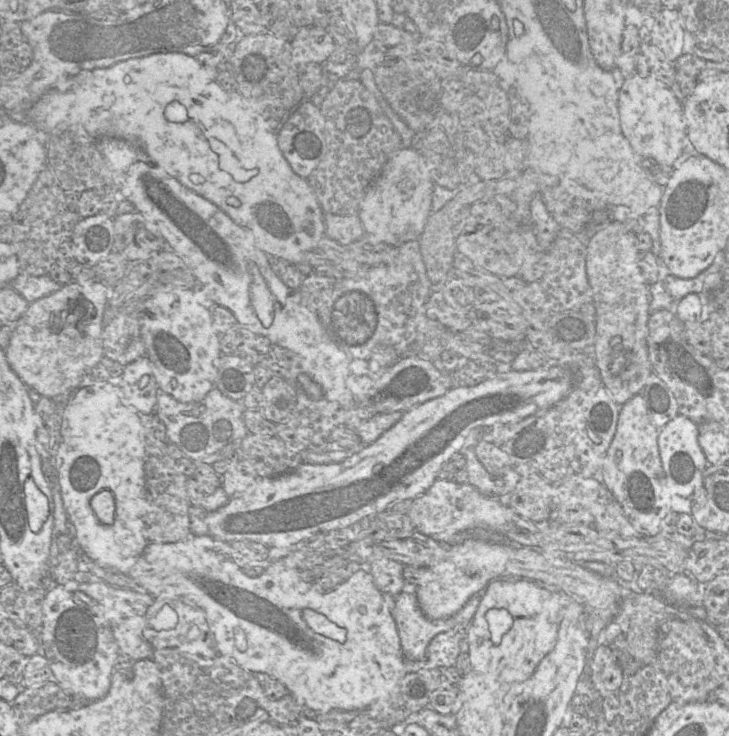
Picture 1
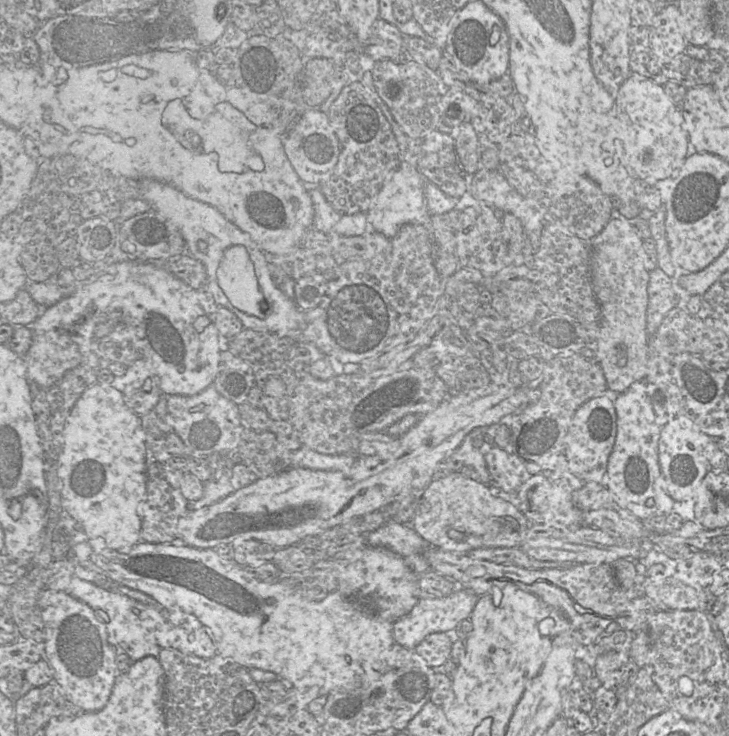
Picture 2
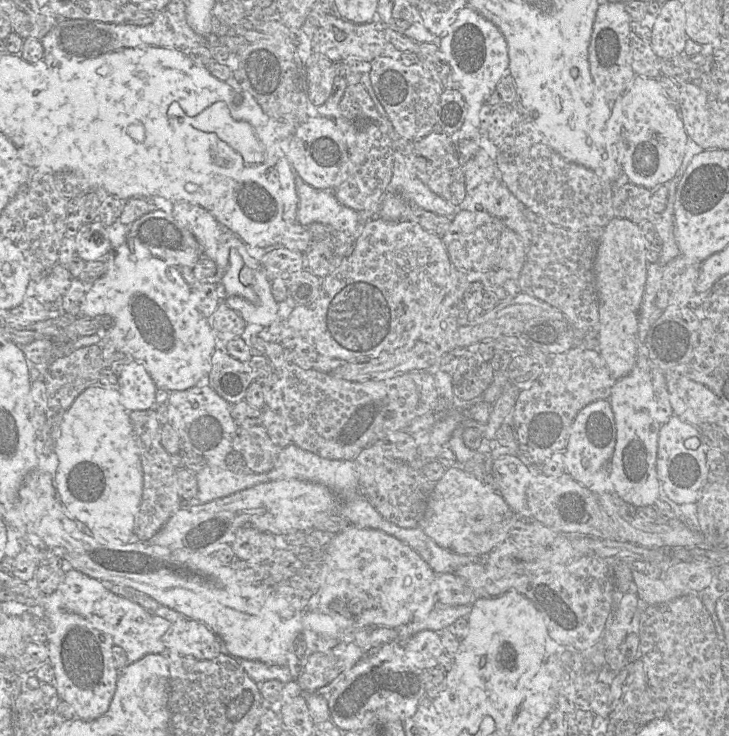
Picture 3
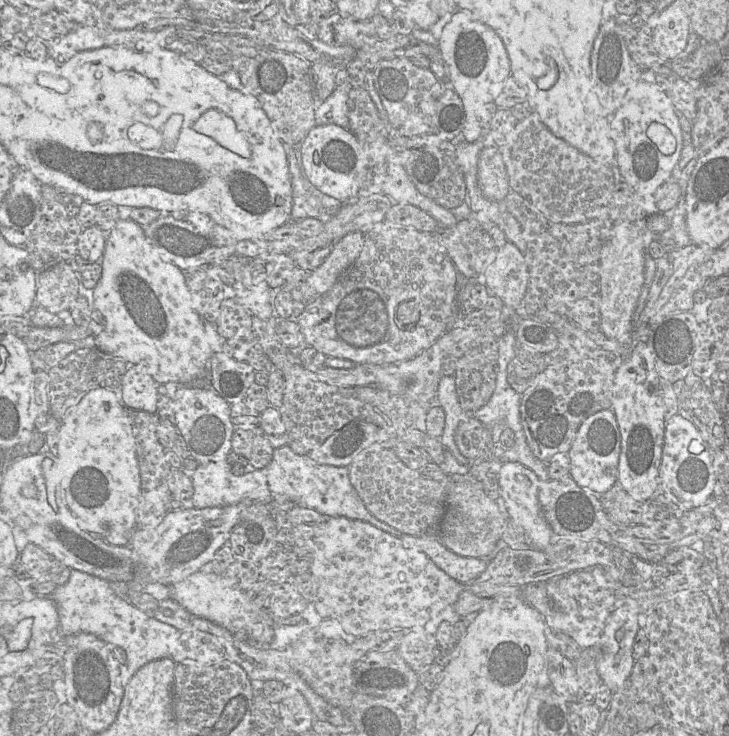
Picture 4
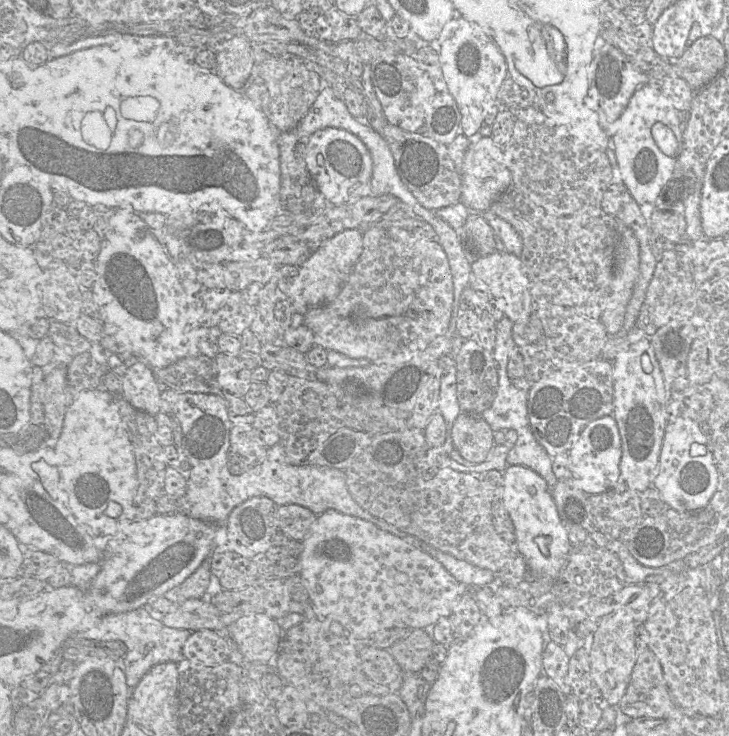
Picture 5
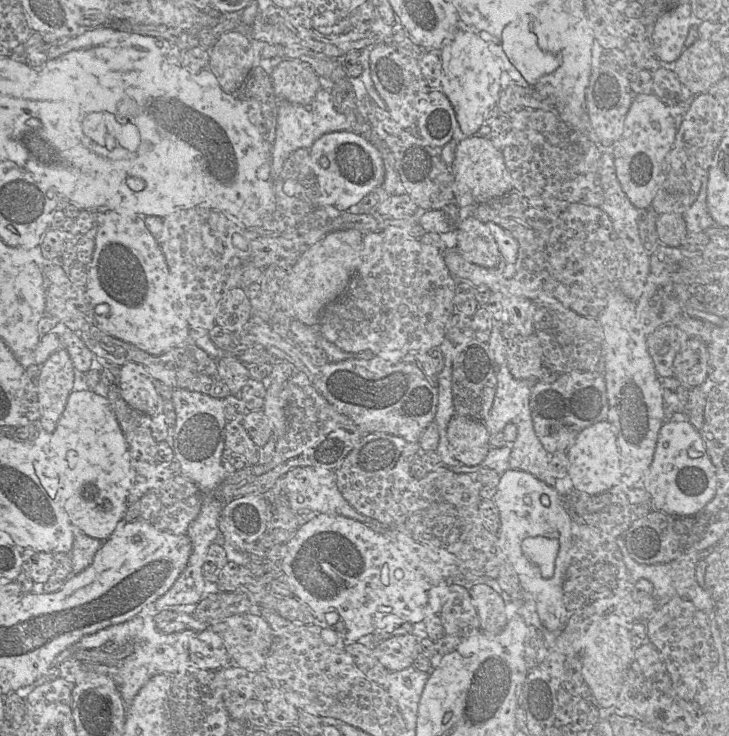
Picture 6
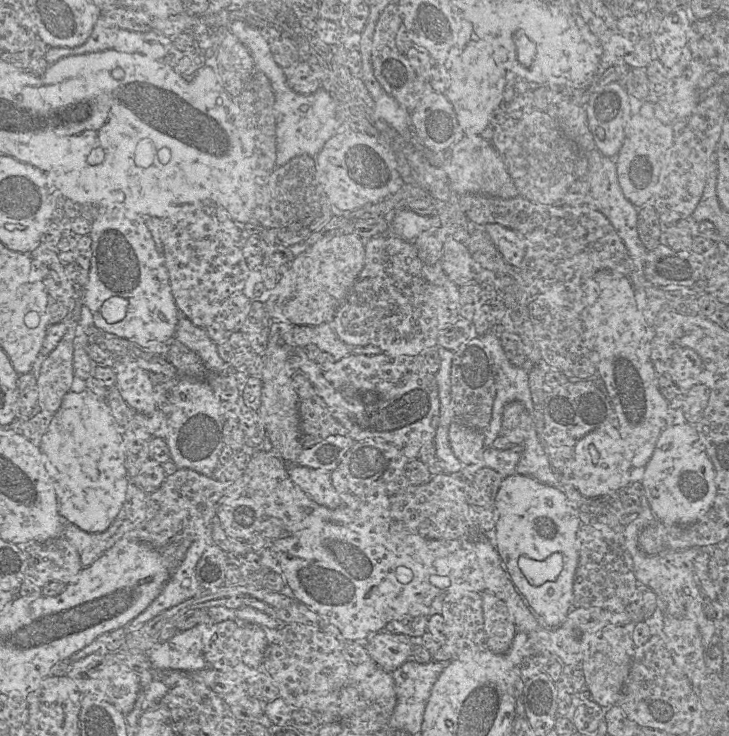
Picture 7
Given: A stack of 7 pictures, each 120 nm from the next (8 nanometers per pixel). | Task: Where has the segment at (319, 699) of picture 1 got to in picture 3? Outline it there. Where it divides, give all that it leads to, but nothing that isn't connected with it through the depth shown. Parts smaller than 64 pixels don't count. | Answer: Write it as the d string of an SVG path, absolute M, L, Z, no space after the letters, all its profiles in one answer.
M32 471L26 477L18 493L17 504L18 510L20 511L20 518L23 521L26 527L26 532L28 534L33 534L37 536L45 548L47 548L51 553L59 556L60 558L67 560L72 565L72 568L74 570L77 570L99 581L109 581L118 585L132 587L137 591L153 598L158 603L177 611L182 617L205 624L219 638L224 648L226 649L227 654L234 657L235 659L257 660L268 664L287 665L287 661L289 660L289 653L295 649L296 643L300 637L304 640L306 644L307 657L309 657L309 655L315 651L332 651L332 649L339 643L355 642L354 634L356 632L360 631L361 629L370 629L359 627L359 625L357 625L354 621L349 620L348 618L344 618L341 615L328 615L318 610L297 611L289 604L289 602L284 597L278 596L269 586L251 585L240 581L230 564L223 564L217 559L215 559L214 556L195 556L191 554L177 553L176 551L172 551L168 548L151 544L149 542L133 540L125 545L101 545L91 536L83 533L80 530L78 524L68 518L68 516L63 511L63 504L61 507L58 503L58 500L55 499L55 488L56 487L52 476L50 476L48 473L44 473L41 471Z

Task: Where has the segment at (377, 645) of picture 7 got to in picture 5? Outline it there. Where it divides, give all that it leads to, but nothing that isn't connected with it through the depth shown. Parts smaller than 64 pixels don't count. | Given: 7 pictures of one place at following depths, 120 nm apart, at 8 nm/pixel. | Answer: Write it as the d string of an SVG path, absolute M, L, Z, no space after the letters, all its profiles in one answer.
M414 629L387 650L404 673L419 673L428 662L433 644L423 629Z

